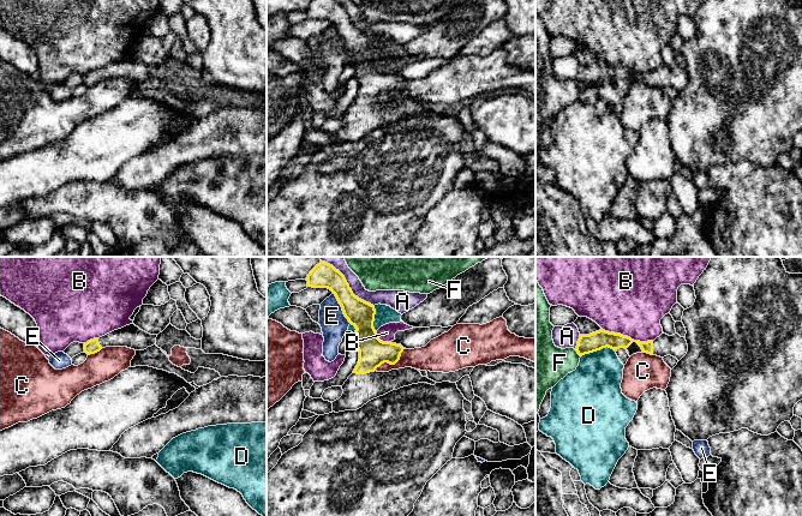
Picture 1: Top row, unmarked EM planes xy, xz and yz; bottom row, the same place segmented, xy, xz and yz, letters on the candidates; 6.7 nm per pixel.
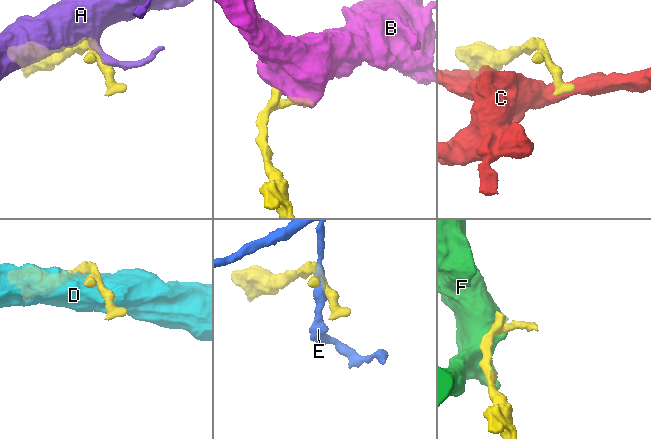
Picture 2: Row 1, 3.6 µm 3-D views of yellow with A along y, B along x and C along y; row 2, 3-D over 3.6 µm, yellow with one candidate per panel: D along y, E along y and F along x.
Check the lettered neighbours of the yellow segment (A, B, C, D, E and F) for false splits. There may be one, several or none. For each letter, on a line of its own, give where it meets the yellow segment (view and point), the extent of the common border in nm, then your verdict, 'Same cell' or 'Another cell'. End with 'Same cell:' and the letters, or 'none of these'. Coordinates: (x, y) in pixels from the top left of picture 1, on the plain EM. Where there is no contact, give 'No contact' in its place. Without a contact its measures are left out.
A: Touches yellow at xz (351, 22). Shared border 360 nm. Another cell
B: Touches yellow at yz (627, 67). Shared border 340 nm. Another cell
C: Touches yellow at xz (391, 95). Shared border 260 nm. Another cell
D: Touches yellow at yz (597, 80). Shared border 220 nm. Another cell
E: Touches yellow at xz (341, 37). Shared border 240 nm. Another cell
F: Touches yellow at yz (578, 84). Shared border 70 nm. Another cell
Same cell: none of these

